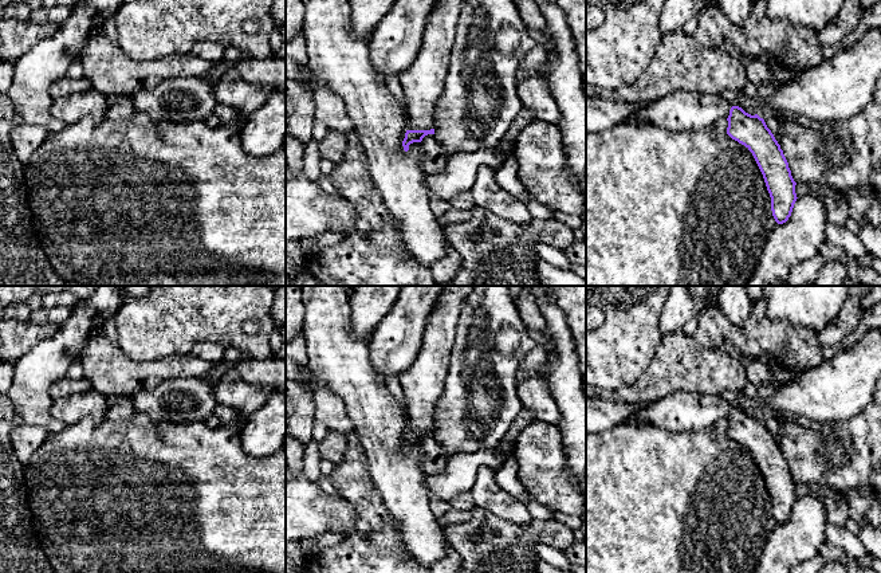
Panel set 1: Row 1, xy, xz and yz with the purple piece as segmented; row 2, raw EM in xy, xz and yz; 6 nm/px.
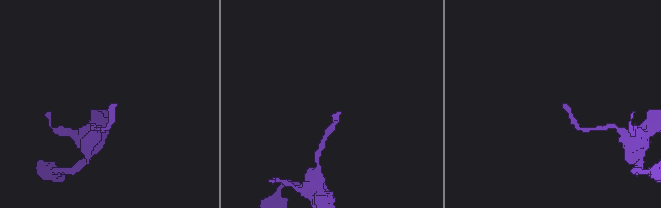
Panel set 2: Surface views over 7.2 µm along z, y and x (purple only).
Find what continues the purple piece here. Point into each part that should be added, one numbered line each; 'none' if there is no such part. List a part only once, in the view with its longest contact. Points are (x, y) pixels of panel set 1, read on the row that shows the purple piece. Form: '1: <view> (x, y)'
1: xz (423, 83)

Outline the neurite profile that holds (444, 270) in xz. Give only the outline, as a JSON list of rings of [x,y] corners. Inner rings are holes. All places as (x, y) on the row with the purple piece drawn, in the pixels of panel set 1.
[[[448,243],[445,255],[430,266],[430,272],[434,283],[452,282],[460,266],[460,254]]]

